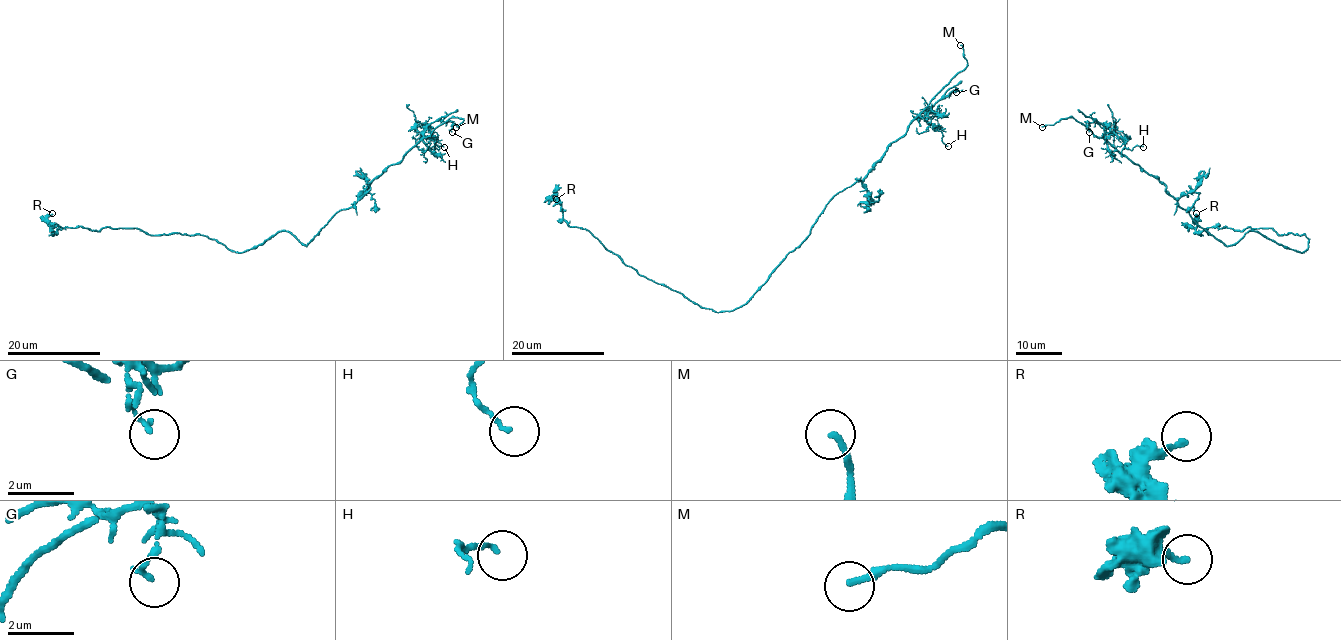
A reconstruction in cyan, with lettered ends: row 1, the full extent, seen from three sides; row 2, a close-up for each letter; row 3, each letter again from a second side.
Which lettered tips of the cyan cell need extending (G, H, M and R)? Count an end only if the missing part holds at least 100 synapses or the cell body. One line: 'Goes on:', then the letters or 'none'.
Goes on: M

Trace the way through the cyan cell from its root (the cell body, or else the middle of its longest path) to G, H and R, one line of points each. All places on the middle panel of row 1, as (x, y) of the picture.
G: (785, 258), (806, 238), (816, 218), (837, 194), (859, 182), (925, 109), (956, 89), (956, 92)
H: (785, 258), (806, 238), (825, 205), (859, 182), (927, 107), (925, 119), (939, 127), (942, 141), (948, 146)
R: (785, 258), (744, 304), (716, 312), (640, 275), (588, 231), (572, 227), (552, 198), (556, 199)

